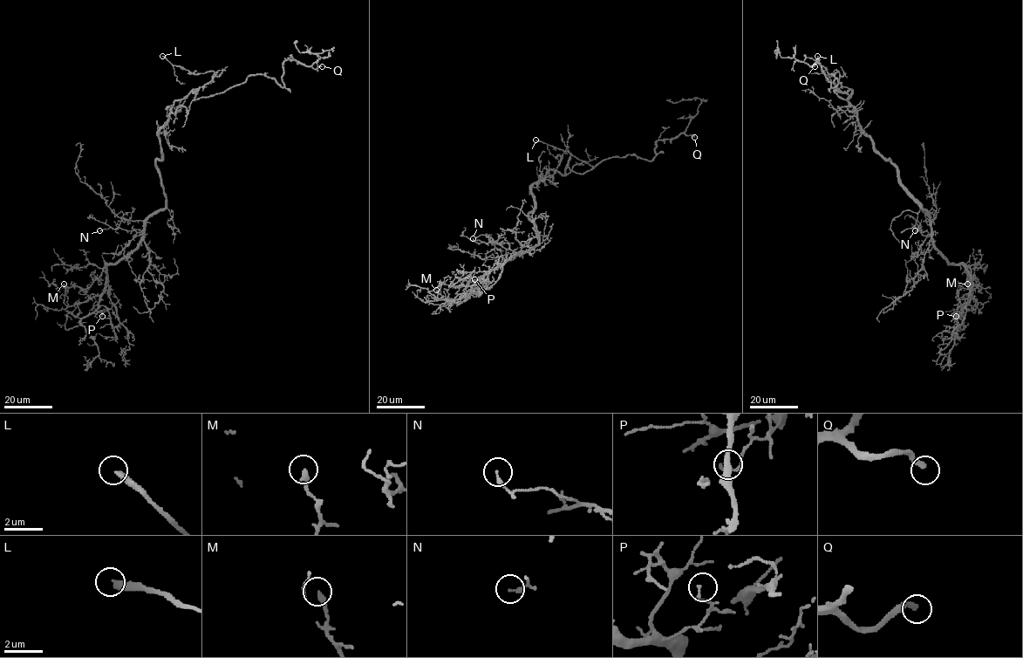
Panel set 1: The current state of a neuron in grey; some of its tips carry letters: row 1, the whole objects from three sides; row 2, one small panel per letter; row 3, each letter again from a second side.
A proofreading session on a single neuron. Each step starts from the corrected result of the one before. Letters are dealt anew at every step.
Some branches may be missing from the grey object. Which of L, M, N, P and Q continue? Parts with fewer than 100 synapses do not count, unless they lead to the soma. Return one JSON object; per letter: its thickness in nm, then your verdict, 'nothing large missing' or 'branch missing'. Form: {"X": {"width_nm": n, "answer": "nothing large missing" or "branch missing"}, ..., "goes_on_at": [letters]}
{"L": {"width_nm": 320, "answer": "branch missing"}, "M": {"width_nm": 260, "answer": "nothing large missing"}, "N": {"width_nm": 170, "answer": "nothing large missing"}, "P": {"width_nm": 140, "answer": "nothing large missing"}, "Q": {"width_nm": 220, "answer": "nothing large missing"}, "goes_on_at": ["L"]}

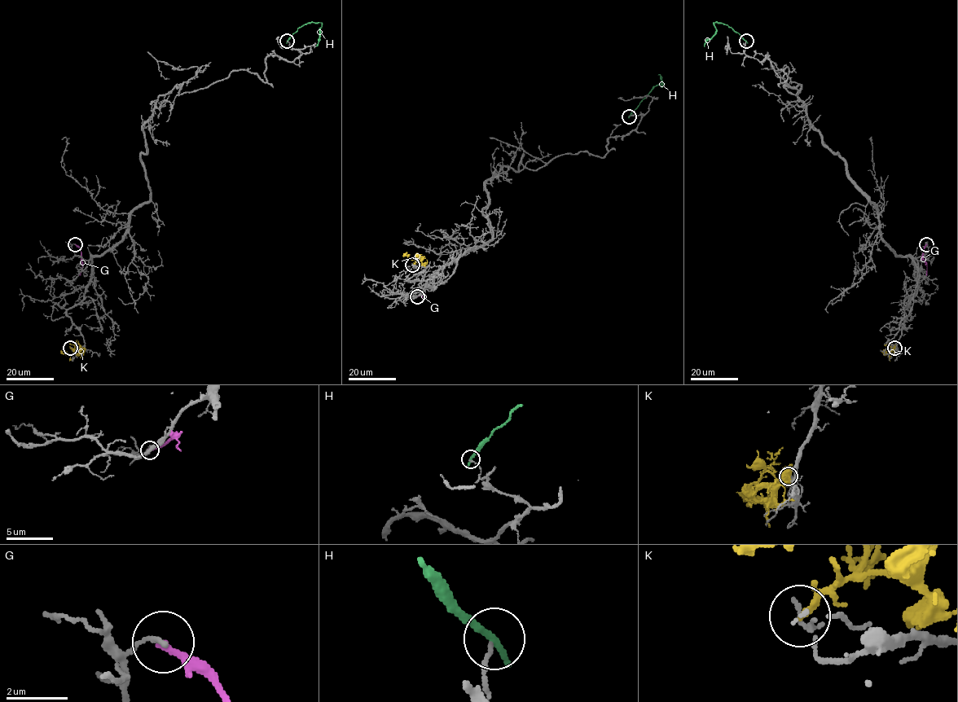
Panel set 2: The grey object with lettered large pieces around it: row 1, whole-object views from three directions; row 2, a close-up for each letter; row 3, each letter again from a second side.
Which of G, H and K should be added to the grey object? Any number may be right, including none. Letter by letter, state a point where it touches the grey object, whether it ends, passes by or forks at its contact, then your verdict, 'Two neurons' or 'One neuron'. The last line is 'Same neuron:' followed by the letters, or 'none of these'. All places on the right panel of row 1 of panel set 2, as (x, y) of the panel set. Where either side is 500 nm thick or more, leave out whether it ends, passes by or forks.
G: Touches grey at (926, 244). It ends there. Two neurons
H: Touches grey at (746, 41). It ends there. Two neurons
K: Touches grey at (894, 348). It ends there. Two neurons
Same neuron: none of these

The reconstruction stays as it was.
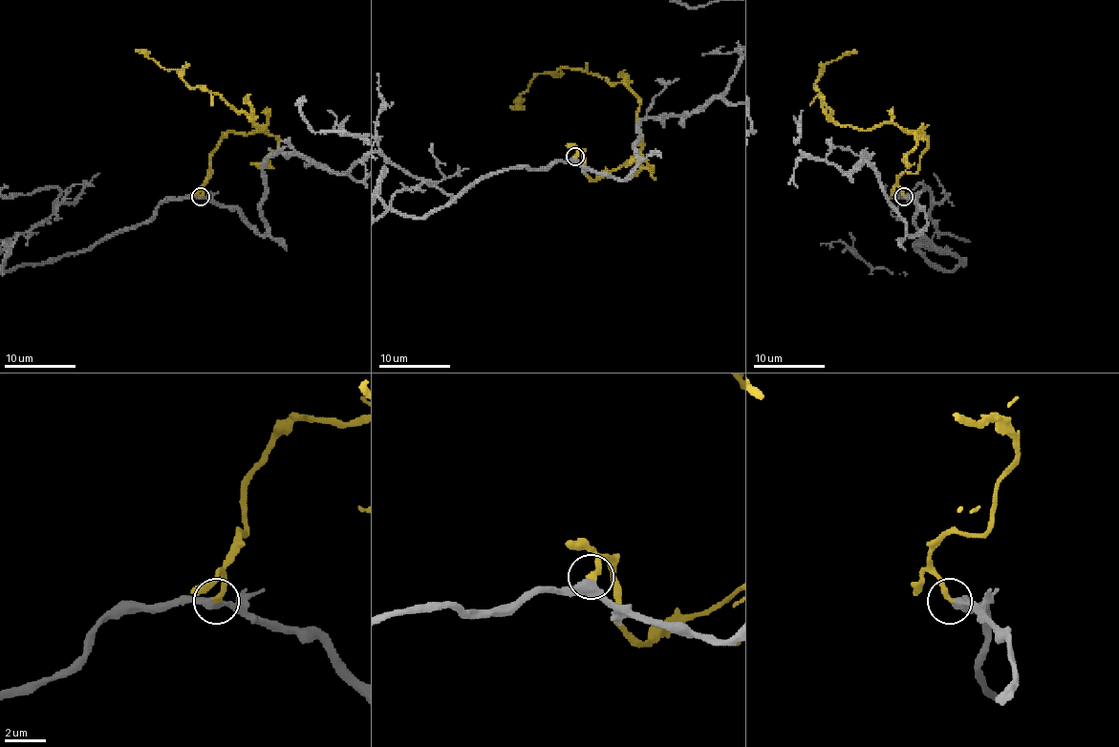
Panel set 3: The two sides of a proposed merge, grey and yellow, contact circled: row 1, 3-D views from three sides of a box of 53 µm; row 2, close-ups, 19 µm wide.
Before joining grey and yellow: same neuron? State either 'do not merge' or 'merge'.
merge

